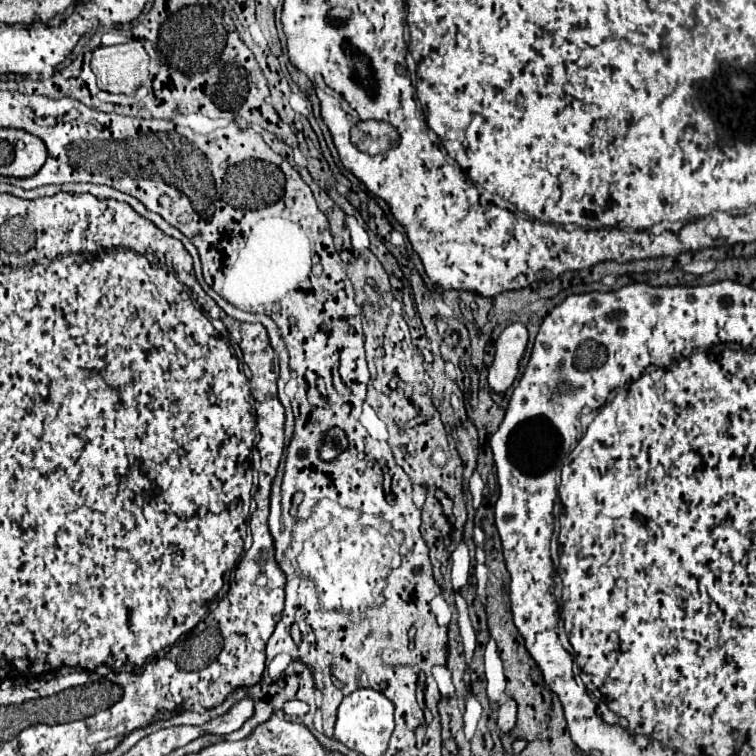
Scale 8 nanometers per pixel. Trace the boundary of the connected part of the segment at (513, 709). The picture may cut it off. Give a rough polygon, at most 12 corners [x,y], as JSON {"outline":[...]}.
{"outline":[[513,699],[499,709],[497,727],[511,733],[517,721],[517,705]]}

